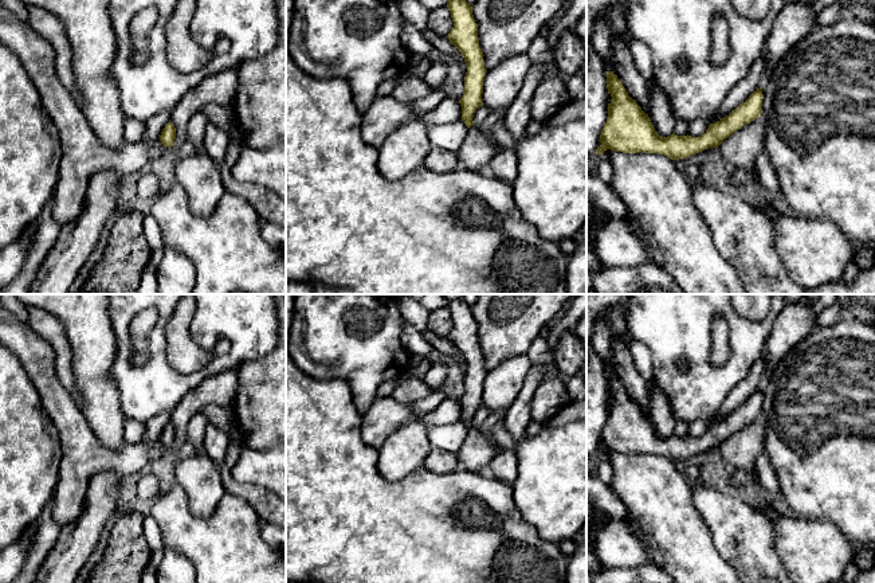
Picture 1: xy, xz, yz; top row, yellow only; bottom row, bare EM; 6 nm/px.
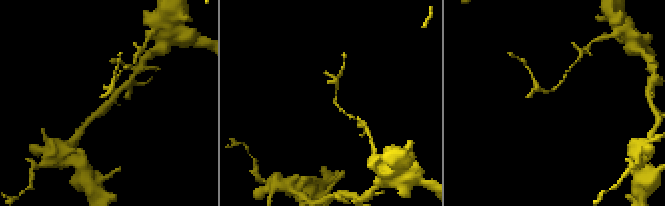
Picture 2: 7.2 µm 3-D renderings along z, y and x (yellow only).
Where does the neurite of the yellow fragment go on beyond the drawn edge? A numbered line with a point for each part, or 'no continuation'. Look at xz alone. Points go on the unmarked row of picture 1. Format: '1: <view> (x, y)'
no continuation

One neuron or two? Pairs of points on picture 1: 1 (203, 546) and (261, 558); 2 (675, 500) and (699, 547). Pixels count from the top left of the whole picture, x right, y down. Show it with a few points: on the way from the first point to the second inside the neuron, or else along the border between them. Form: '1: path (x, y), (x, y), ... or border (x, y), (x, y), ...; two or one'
1: path (218, 547), (223, 548), (232, 558), (246, 558); one
2: path (675, 512), (675, 523), (687, 535); one

